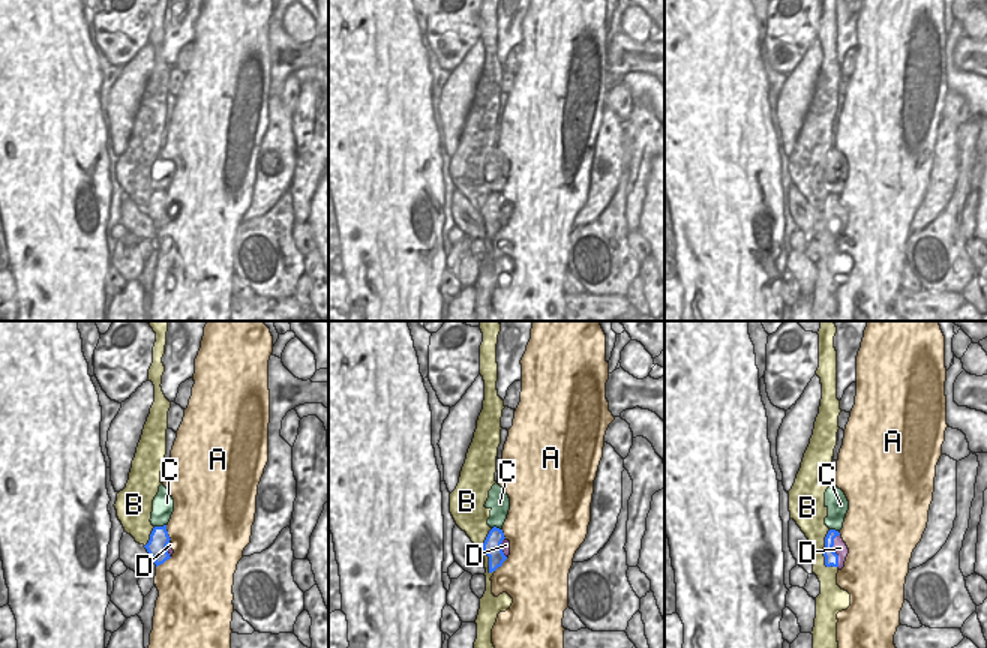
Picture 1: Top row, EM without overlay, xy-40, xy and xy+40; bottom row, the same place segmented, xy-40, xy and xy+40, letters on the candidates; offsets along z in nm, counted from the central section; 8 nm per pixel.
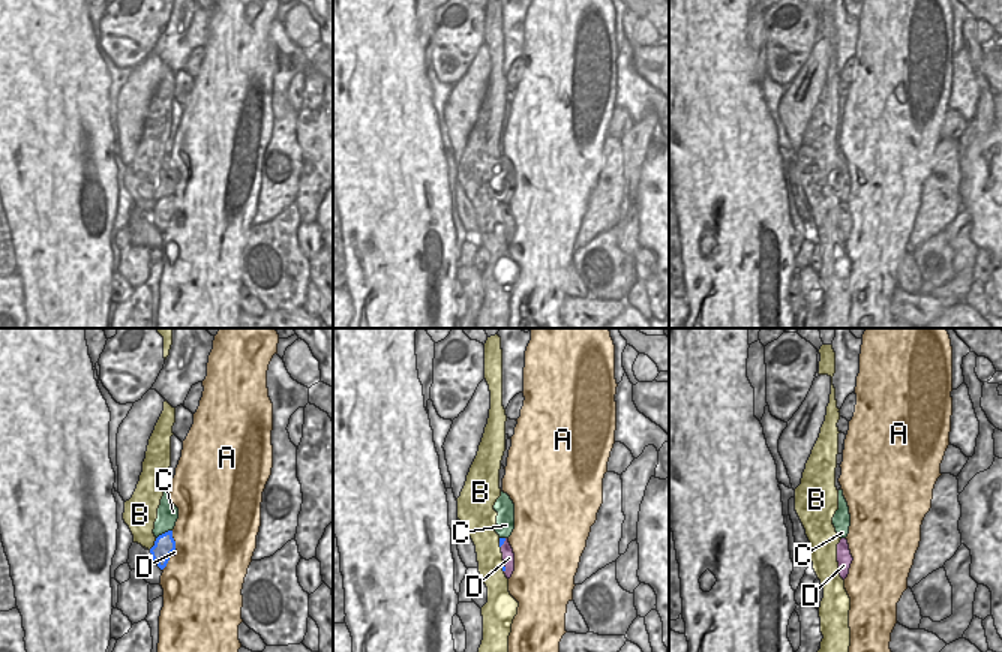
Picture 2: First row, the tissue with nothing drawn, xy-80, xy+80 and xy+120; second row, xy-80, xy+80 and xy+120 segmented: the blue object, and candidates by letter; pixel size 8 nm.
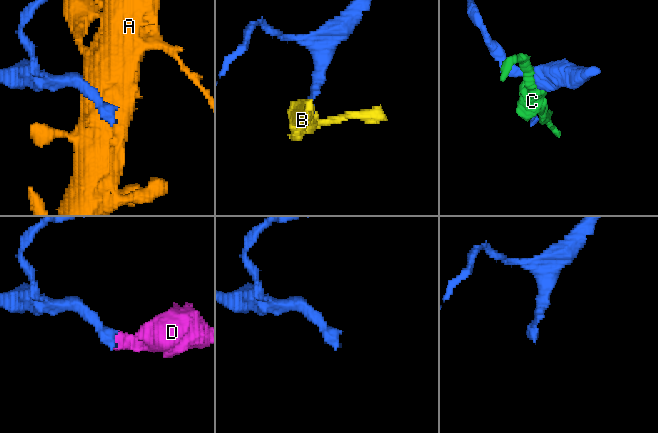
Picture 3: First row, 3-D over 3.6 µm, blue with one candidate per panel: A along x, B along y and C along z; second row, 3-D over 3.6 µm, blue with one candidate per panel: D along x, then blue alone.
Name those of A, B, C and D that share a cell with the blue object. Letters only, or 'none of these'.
D.

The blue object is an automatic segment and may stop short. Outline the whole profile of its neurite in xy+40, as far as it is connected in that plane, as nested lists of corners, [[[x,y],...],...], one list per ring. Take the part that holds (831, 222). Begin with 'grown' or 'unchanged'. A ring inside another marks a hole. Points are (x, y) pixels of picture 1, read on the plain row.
grown; [[[830,194],[825,201],[825,212],[822,214],[825,220],[825,230],[826,231],[837,231],[842,234],[844,231],[846,220],[849,218],[849,213],[846,207],[843,206],[842,200],[836,194]]]

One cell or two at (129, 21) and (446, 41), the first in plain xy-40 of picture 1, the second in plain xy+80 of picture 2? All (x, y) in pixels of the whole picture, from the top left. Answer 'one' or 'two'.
one

